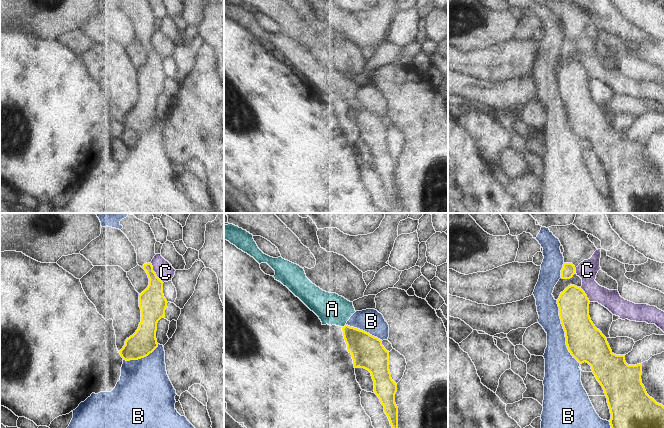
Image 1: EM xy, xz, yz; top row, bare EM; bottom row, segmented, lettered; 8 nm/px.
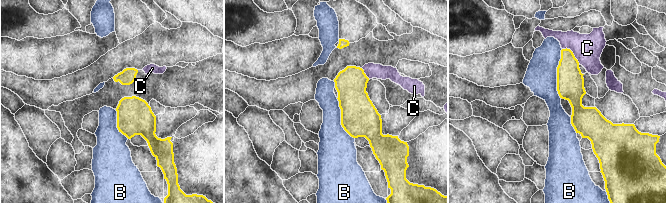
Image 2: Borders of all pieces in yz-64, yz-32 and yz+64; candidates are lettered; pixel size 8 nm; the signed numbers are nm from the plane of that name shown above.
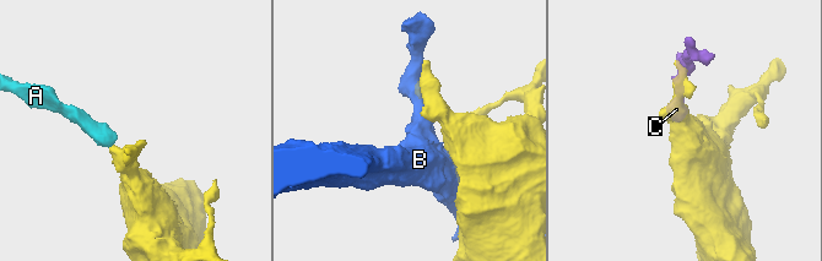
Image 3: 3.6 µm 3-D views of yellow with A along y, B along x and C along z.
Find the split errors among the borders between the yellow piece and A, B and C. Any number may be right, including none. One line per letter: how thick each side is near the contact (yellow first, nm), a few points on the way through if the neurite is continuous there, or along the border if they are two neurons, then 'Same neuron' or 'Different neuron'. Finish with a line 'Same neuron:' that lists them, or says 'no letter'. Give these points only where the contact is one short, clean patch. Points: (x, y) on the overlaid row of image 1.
A: Thickness 240 nm (yellow) against 260 nm. Path across: xz (365, 349), (344, 326), (339, 316), (332, 309). Same neuron
B: Thickness 300 nm (yellow) against 240 nm. Different neuron
C: Thickness 220 nm (yellow) against 150 nm. Boundary: xy (150, 263), (155, 274), (163, 282). Different neuron
Same neuron: A

